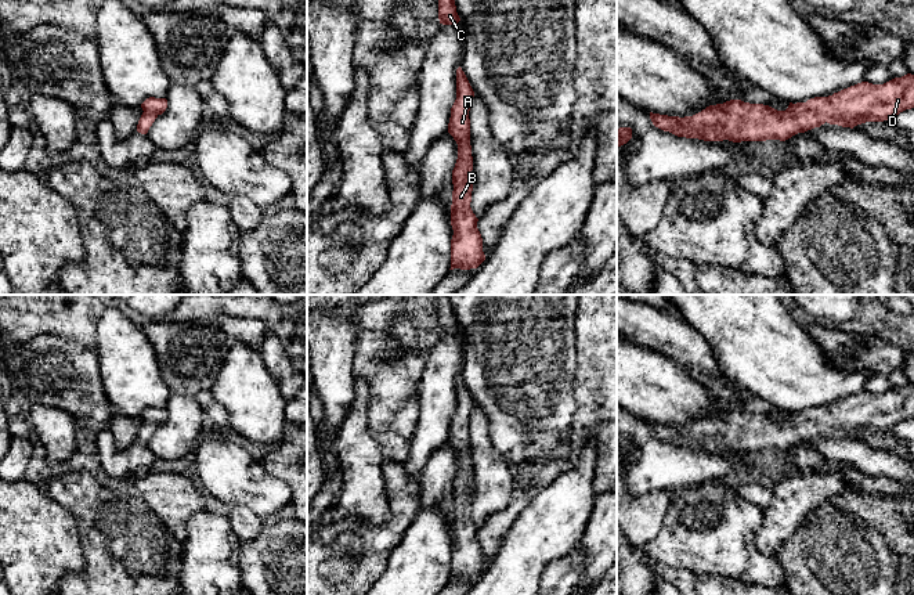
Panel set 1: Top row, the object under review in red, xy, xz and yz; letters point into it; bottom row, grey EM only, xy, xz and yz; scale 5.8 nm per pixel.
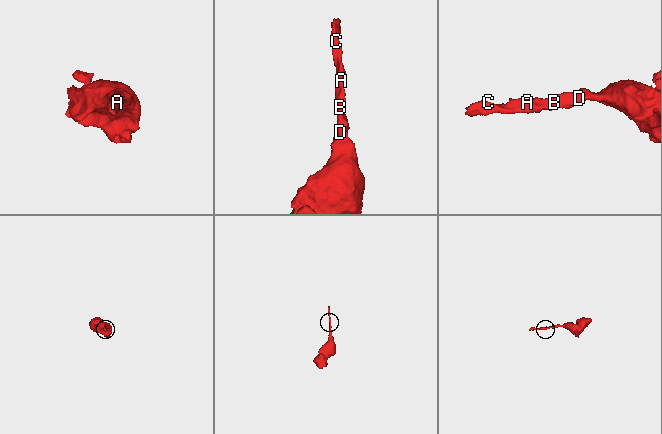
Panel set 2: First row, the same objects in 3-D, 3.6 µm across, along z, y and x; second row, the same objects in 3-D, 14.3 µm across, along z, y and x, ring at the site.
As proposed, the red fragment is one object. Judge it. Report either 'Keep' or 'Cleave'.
Keep

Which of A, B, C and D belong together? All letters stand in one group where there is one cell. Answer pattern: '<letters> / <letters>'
A B C D

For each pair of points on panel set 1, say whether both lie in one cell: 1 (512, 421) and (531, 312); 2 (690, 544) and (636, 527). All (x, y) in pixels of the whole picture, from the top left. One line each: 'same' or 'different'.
1: same
2: different

